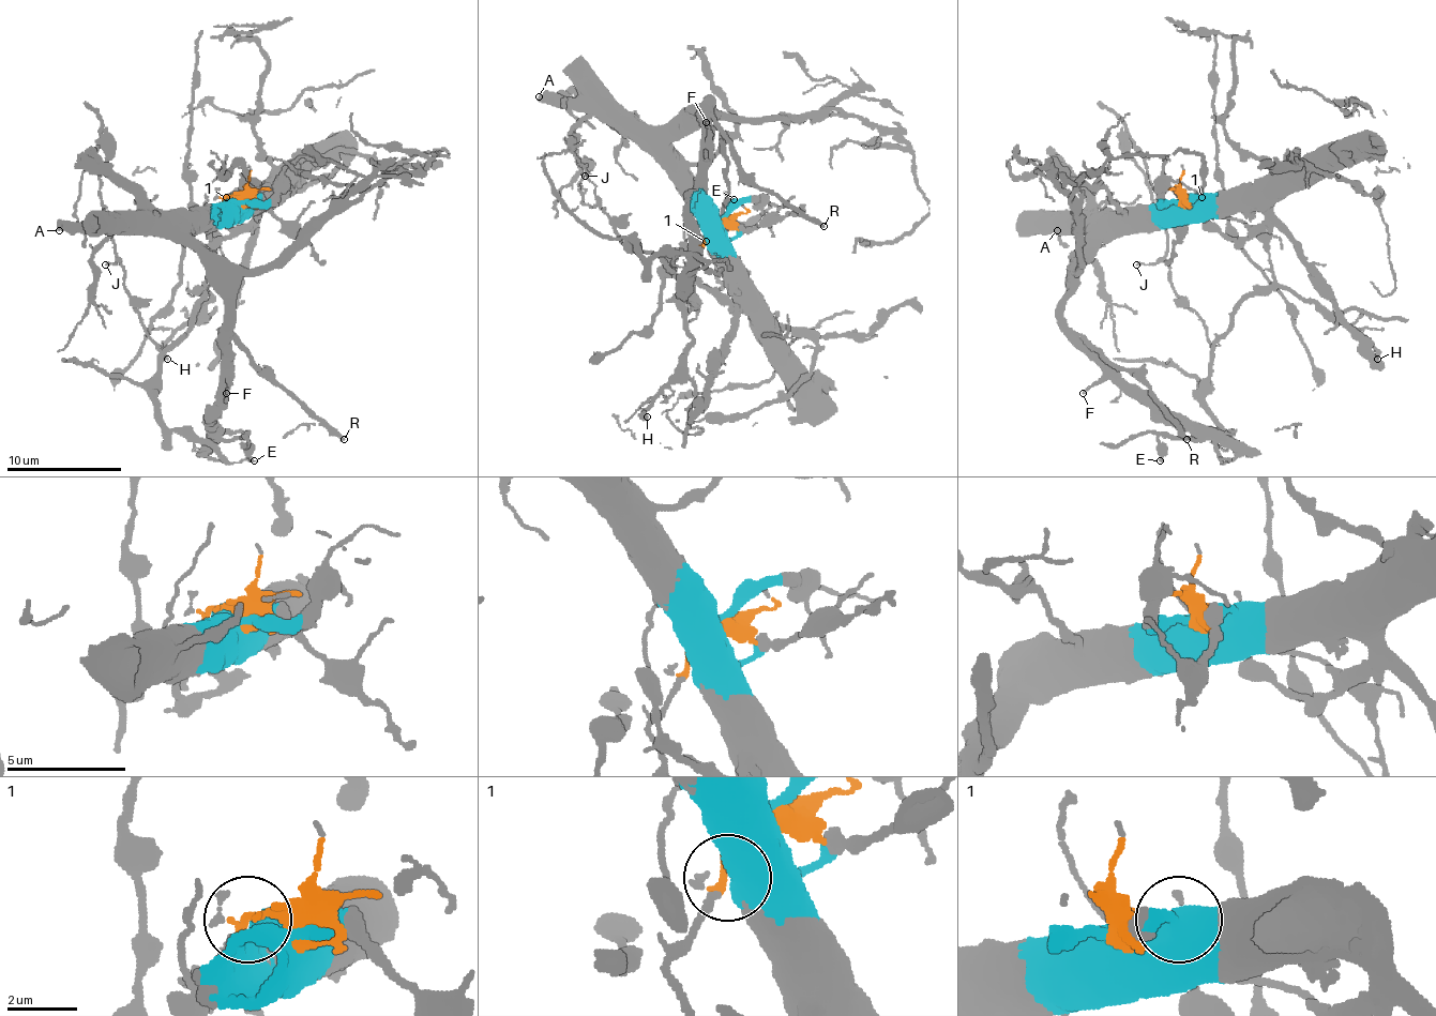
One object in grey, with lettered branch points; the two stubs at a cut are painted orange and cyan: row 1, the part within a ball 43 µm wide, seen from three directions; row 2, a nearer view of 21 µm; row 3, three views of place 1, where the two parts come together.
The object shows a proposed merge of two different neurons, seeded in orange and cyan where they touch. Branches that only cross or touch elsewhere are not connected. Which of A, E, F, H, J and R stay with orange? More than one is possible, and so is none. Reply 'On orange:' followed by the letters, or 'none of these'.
On orange: H, J

